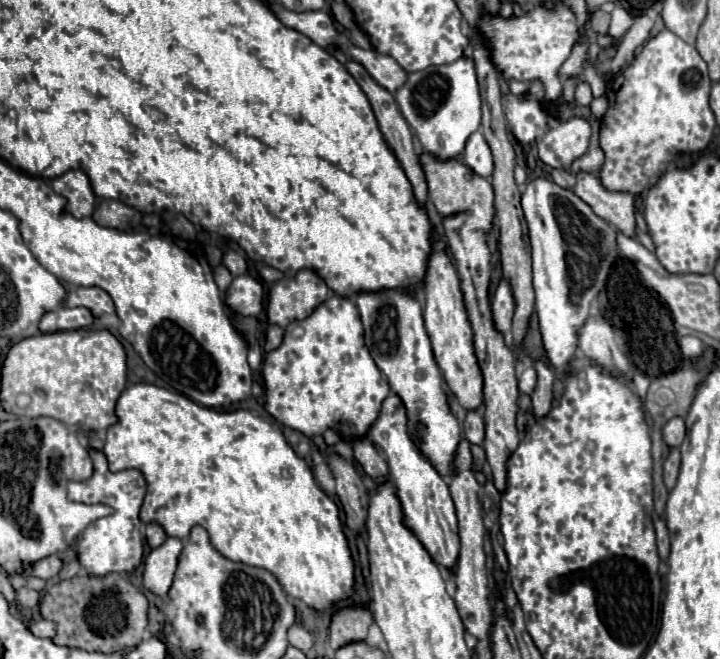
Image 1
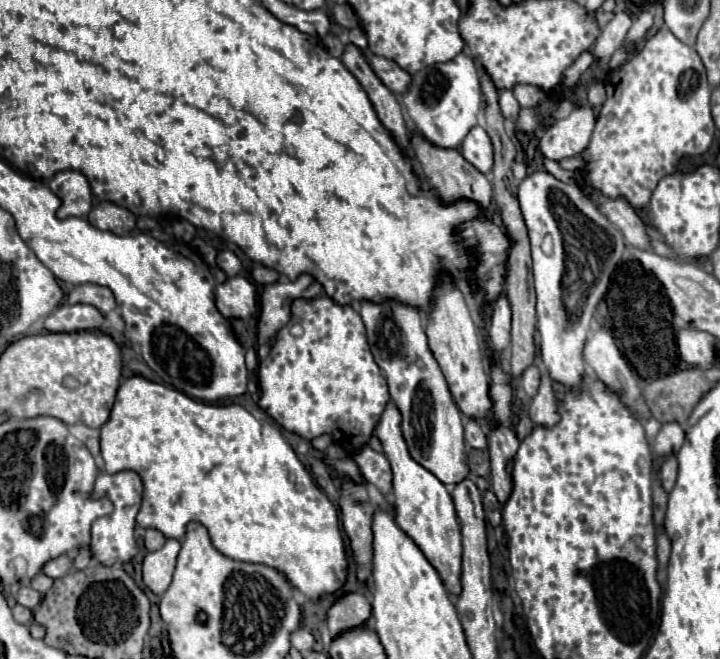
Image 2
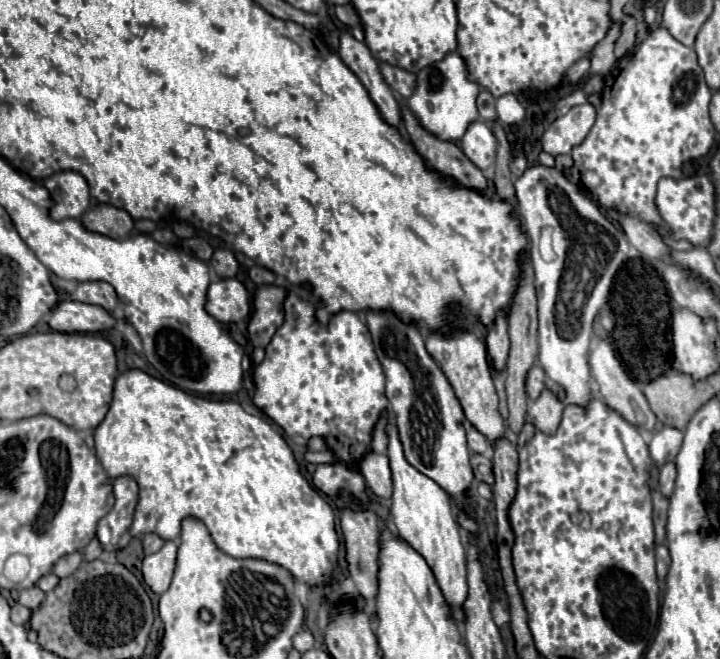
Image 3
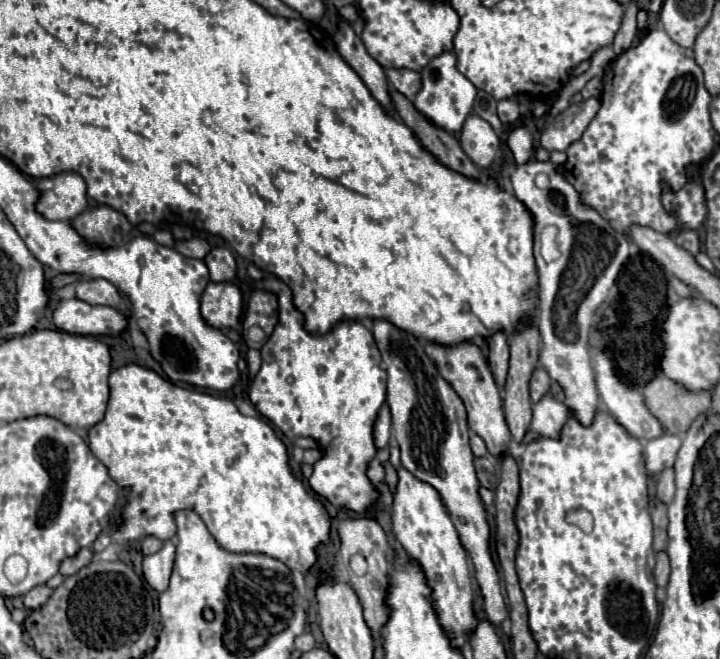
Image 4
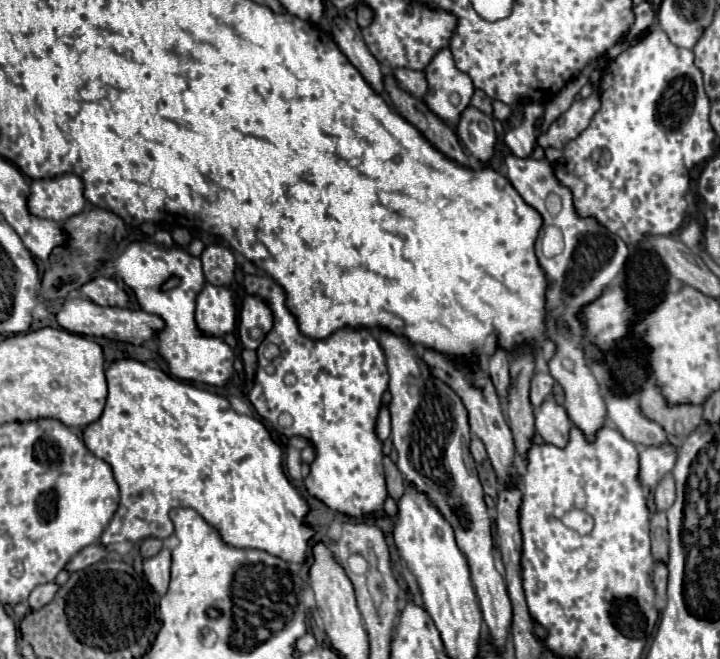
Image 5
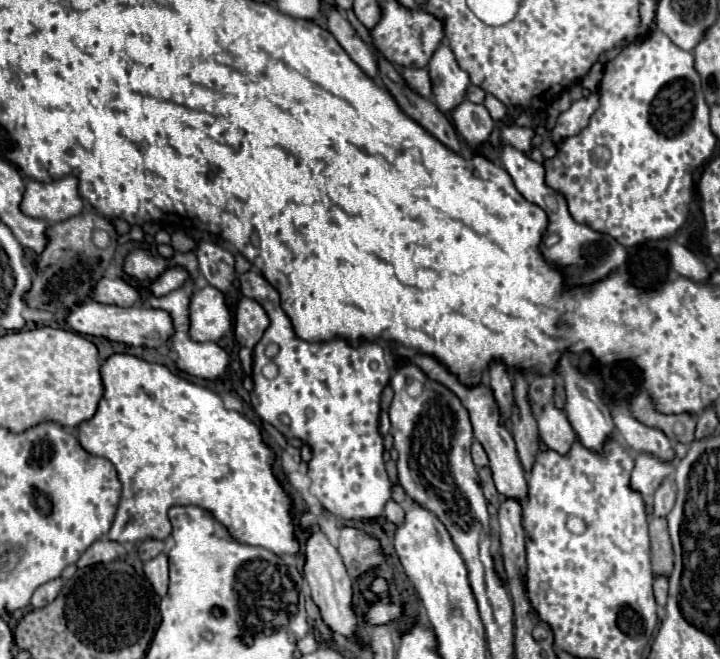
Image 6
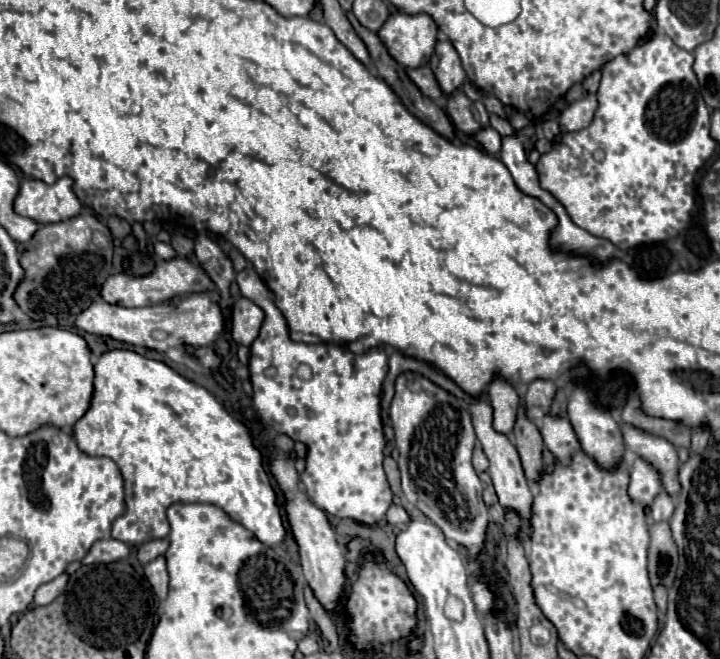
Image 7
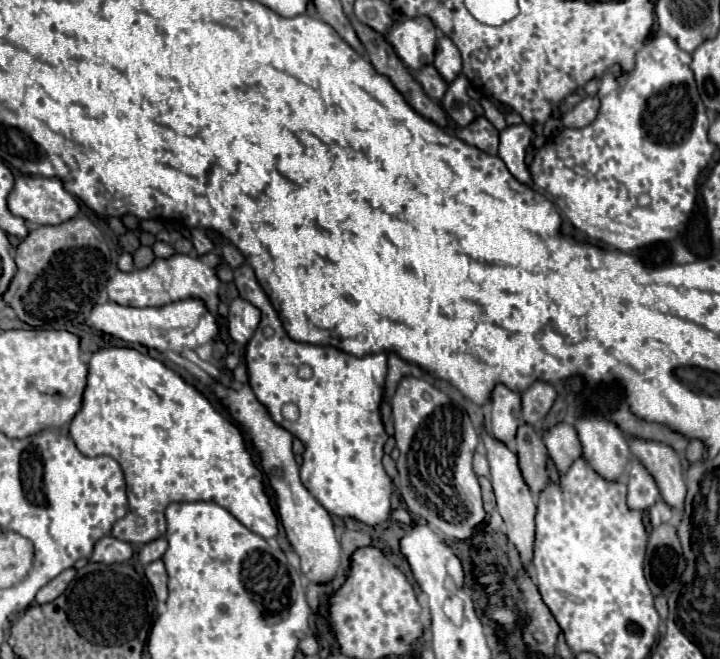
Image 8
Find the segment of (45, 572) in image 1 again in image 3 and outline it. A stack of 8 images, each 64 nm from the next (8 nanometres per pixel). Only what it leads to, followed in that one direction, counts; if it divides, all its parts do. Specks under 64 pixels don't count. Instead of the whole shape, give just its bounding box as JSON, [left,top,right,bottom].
[54,552,82,578]

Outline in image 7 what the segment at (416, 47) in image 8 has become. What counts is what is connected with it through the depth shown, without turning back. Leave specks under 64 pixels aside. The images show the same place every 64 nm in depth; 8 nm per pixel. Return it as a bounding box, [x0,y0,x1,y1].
[378,10,438,68]

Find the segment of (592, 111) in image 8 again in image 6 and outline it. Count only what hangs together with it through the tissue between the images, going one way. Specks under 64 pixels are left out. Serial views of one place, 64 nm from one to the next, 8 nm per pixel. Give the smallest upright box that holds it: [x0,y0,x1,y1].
[550,92,598,142]

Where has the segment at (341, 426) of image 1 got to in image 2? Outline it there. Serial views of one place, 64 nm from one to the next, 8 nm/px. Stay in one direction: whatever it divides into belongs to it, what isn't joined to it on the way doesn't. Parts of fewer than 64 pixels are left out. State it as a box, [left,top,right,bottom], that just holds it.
[258,294,390,456]

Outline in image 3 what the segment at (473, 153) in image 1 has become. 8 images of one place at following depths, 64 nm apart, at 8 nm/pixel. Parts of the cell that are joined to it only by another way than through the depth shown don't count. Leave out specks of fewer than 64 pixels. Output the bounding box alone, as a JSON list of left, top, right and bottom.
[460,120,498,170]

